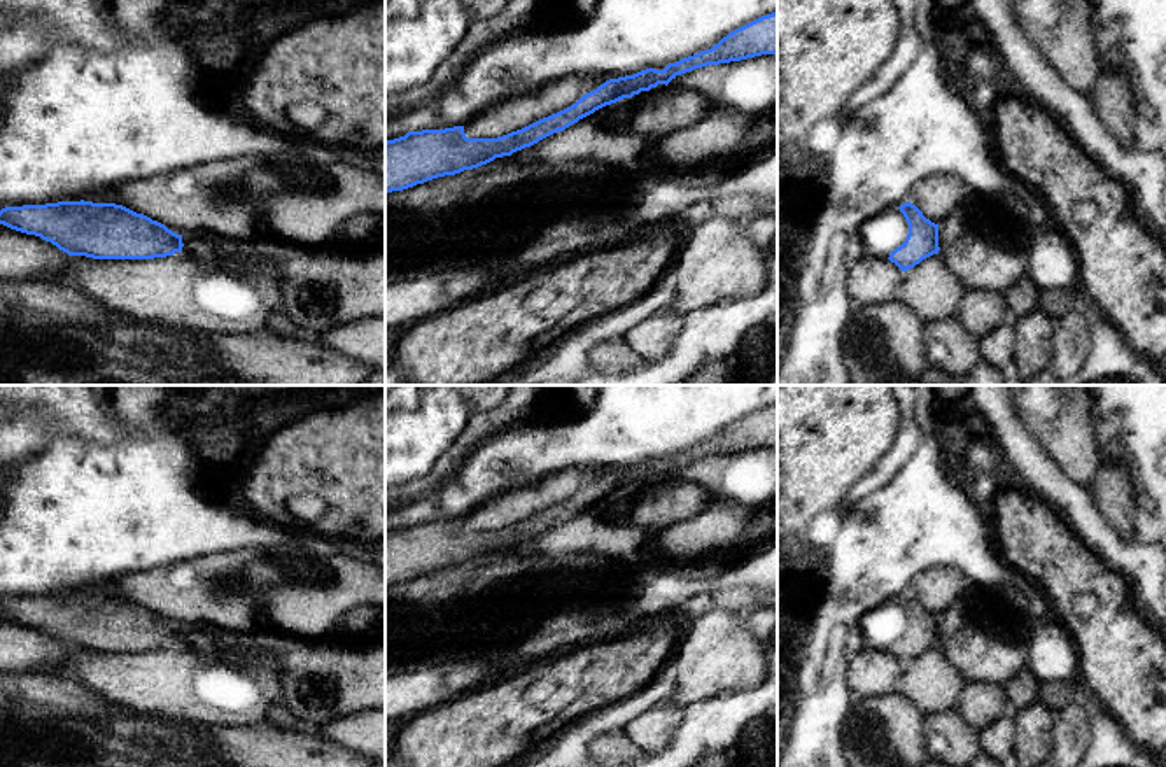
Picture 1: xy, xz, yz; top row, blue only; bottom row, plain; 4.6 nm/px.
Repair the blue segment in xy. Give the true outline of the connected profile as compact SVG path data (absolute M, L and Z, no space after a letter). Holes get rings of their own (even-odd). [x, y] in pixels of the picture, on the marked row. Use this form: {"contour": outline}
{"contour": "M58 201L5 207L0 224L40 236L68 256L154 259L182 252L182 235L116 203Z"}

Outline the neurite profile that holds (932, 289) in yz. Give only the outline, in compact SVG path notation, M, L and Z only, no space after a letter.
M933 254L903 273L896 298L930 324L956 315L965 292L961 278Z

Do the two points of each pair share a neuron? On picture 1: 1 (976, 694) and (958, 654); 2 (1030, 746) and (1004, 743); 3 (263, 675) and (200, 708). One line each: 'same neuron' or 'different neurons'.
1: different neurons
2: different neurons
3: same neuron

